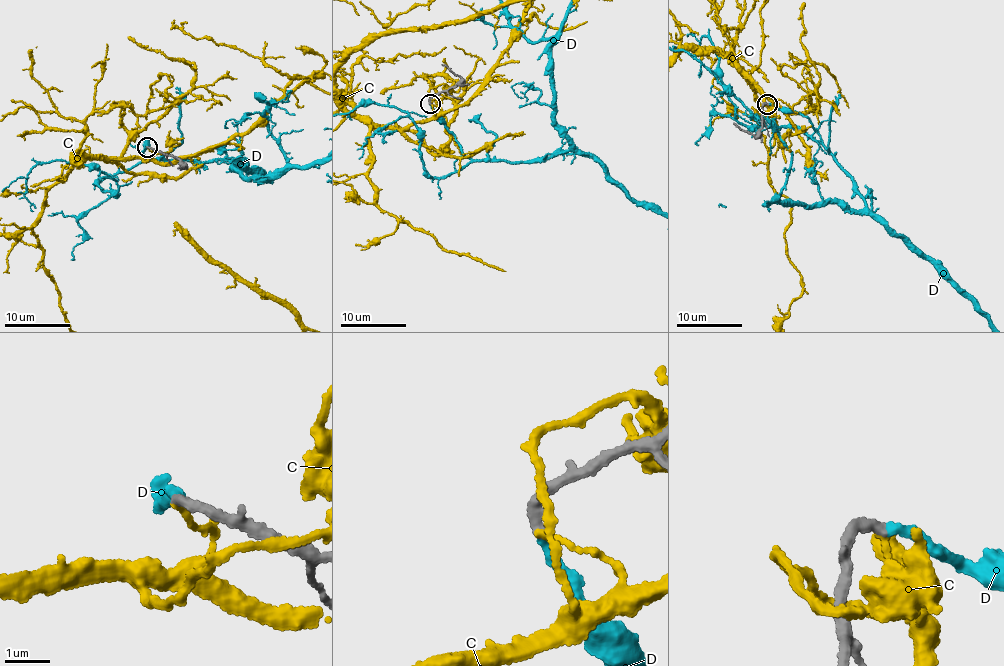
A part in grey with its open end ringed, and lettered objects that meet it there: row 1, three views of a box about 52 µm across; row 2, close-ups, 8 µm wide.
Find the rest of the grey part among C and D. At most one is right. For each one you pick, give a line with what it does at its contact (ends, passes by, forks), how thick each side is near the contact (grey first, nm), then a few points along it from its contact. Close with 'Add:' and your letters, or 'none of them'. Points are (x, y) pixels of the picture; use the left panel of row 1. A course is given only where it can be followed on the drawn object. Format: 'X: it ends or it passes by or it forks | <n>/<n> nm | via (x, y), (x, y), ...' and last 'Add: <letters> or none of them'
D: it ends | 220/220 nm
Add: D

